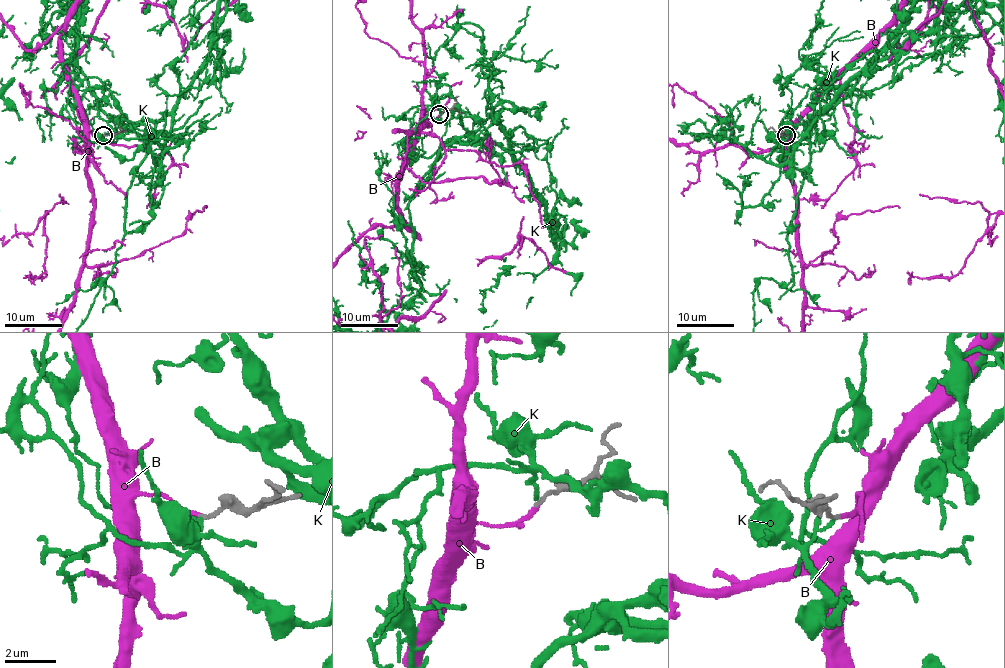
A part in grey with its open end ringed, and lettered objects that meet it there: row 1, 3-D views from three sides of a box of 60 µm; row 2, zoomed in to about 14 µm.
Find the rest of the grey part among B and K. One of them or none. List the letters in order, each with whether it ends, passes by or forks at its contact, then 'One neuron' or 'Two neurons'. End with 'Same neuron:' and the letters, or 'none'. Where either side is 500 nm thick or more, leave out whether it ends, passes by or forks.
B: It passes by. One neuron
K: It passes by. Two neurons
Same neuron: B

